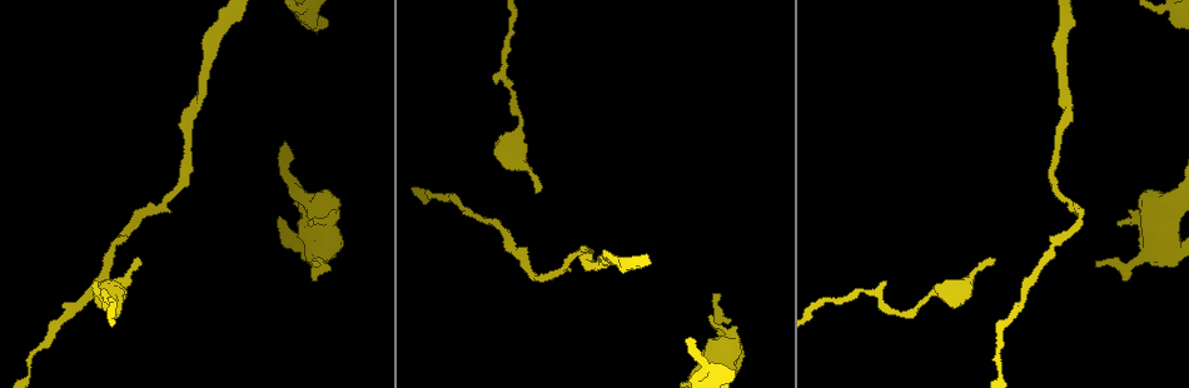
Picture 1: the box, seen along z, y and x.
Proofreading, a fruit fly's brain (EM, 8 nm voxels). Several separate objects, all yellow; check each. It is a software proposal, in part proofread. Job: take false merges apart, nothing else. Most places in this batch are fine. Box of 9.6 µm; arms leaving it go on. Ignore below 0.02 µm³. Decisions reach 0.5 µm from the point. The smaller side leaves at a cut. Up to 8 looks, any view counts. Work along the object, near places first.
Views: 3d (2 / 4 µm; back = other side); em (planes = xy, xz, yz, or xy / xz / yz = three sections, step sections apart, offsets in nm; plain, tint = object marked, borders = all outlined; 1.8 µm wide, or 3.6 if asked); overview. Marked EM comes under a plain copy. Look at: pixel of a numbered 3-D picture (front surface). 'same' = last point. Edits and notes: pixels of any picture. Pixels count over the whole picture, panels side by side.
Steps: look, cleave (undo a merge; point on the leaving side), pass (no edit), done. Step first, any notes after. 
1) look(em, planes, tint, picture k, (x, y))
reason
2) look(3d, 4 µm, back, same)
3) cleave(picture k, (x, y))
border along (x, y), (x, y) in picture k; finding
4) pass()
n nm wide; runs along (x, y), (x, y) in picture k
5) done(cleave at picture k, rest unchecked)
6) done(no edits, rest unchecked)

look(3d, 4 µm, picture 1, (1159, 225))
sudden change in width

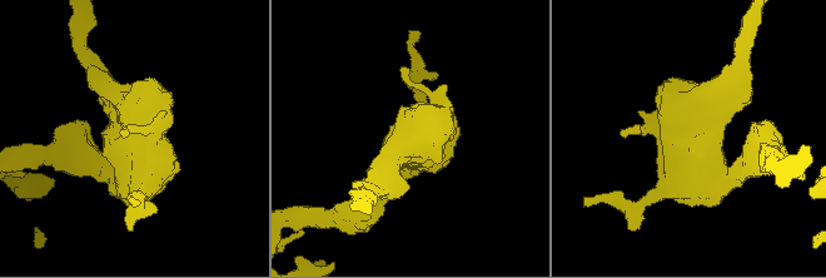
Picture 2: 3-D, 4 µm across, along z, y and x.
look(em, yz, step 4, tint, picture 2, (140, 136))
shape alone is not enough

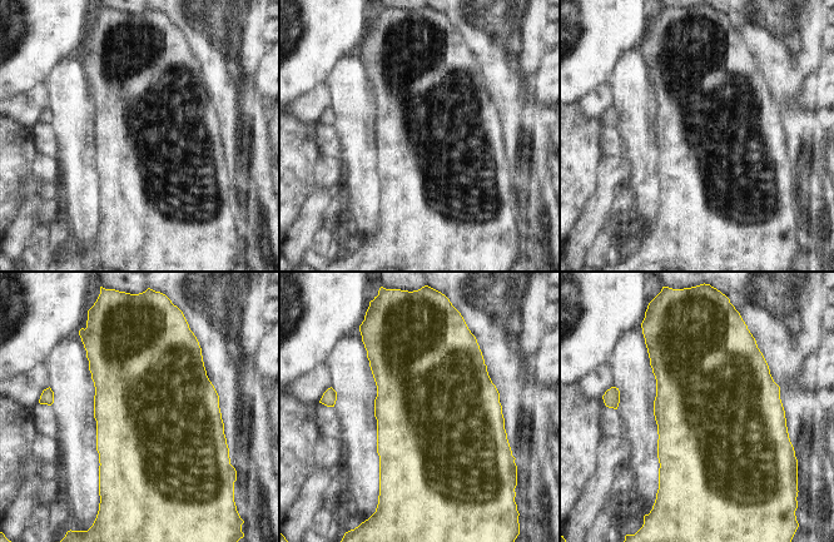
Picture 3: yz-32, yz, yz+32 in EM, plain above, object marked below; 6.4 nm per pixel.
pass()
one cell here

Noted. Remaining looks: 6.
look(3d, 4 µm, picture 1, (431, 199))
narrows sharply

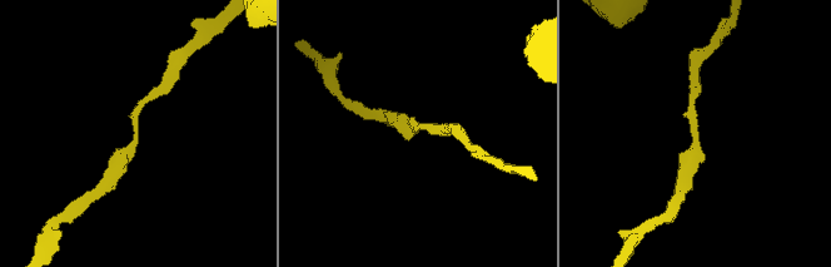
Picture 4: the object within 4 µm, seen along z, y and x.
look(em, yz, step 4, tint, picture 4, (693, 128))
arms of 170, 220 nm

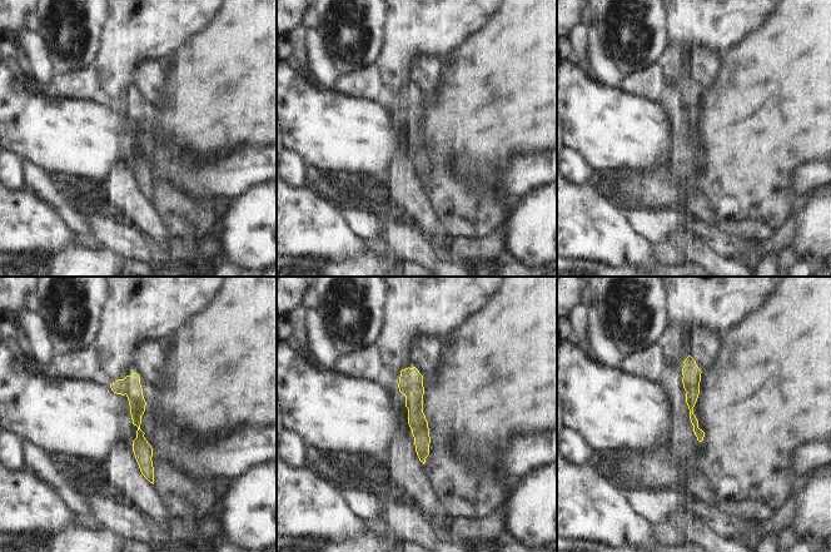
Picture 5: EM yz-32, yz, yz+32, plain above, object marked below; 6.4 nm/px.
look(em, planes, tint, same)
another direction

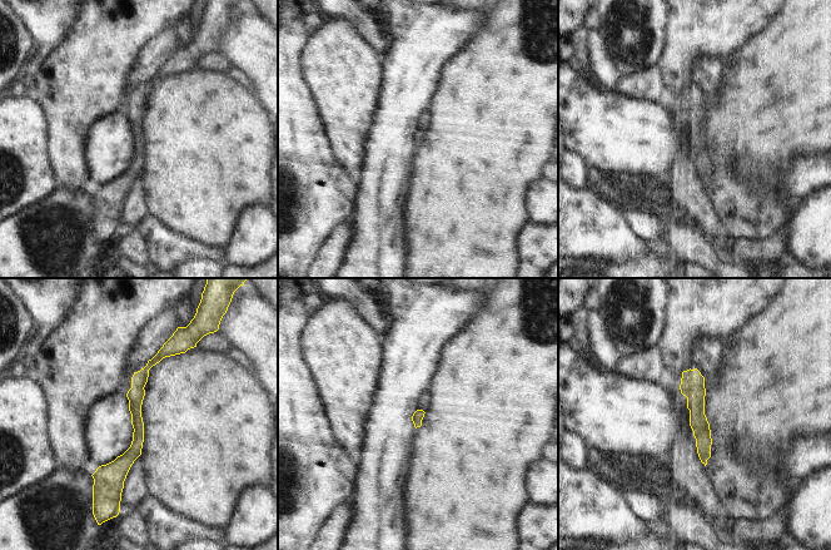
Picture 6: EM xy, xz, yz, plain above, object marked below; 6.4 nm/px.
pass()
runs along (167, 350), (138, 381), (138, 441), (112, 489) in picture 6; all the same cell

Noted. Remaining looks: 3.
look(em, 3.6 µm, planes, borders, picture 1, (115, 292))
sudden change in width

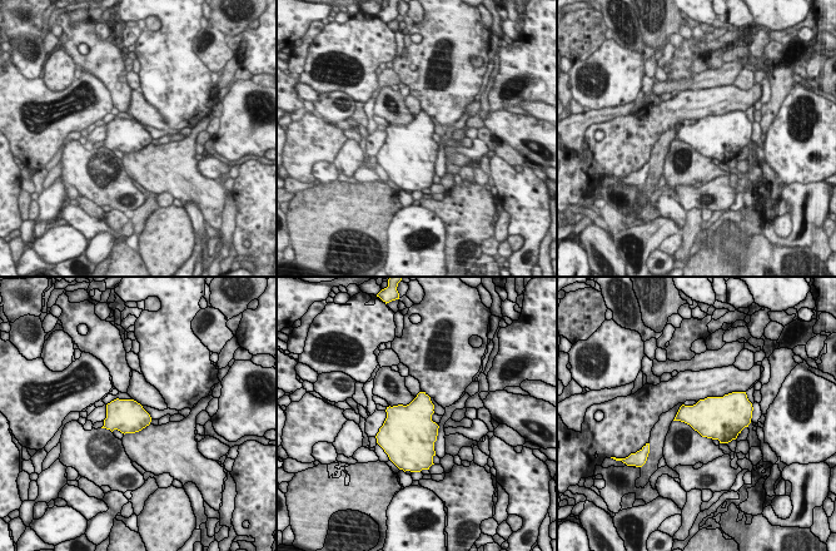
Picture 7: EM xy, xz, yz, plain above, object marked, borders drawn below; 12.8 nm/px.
pass()
440 nm wide; one cell here

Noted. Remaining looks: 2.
look(3d, 4 µm, picture 1, (103, 295))
sharp bend

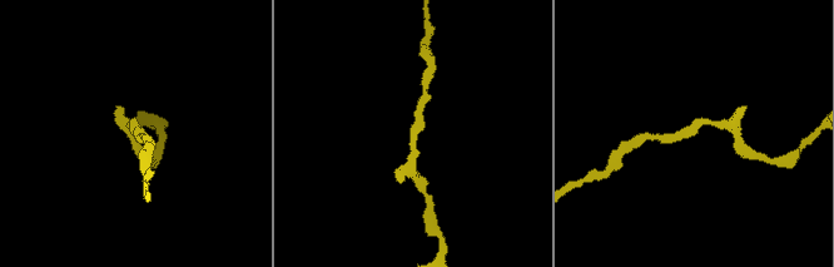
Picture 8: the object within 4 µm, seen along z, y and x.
look(em, planes, tint, picture 8, (133, 125))
now the EM

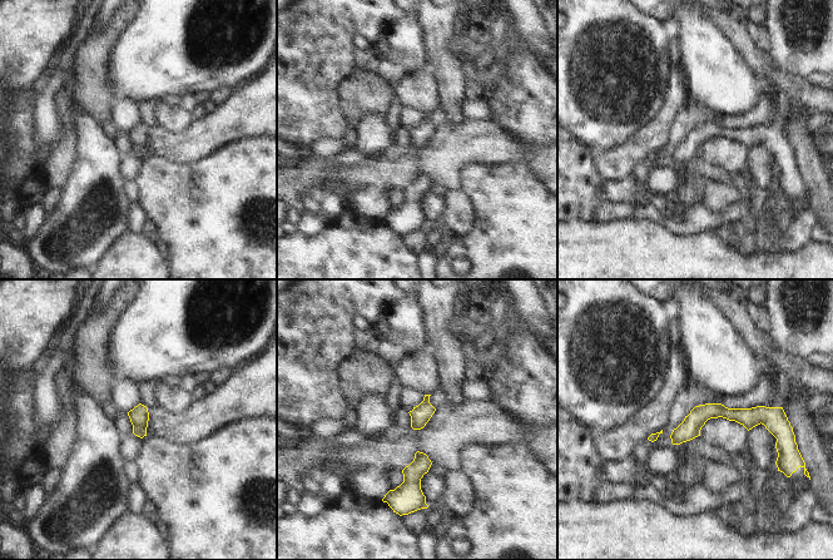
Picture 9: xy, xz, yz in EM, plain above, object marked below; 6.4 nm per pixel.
pass()
runs along (773, 414), (703, 412), (674, 440) in picture 9; one cell here

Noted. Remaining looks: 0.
done(no edits, rest unchecked)

